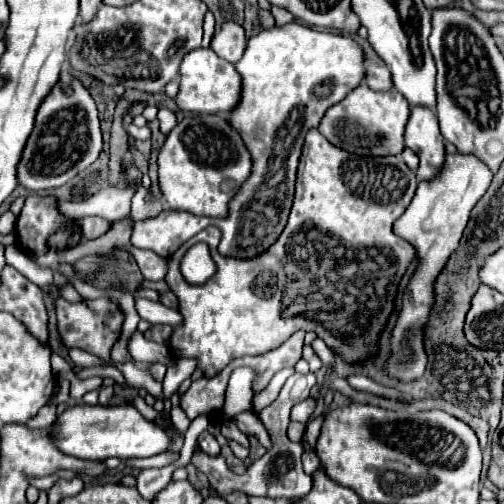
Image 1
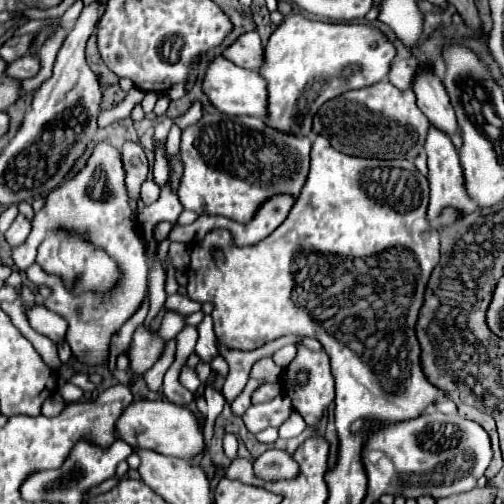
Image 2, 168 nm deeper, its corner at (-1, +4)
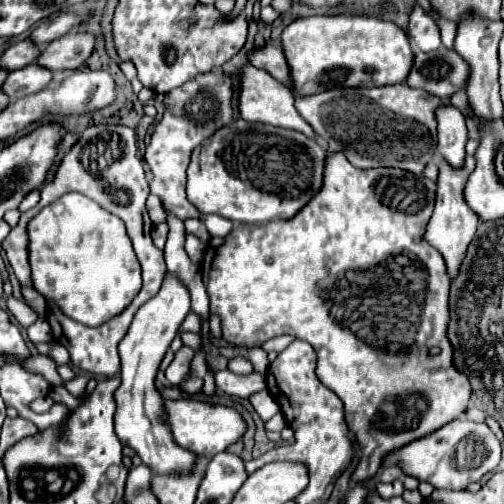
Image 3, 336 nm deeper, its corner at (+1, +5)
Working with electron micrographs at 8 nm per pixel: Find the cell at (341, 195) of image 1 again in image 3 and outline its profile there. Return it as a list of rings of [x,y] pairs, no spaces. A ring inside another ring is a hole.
[[[329,153],[327,163],[325,163],[323,187],[311,199],[311,203],[307,203],[289,221],[271,221],[265,225],[235,225],[233,231],[217,247],[215,257],[209,265],[209,271],[203,271],[203,283],[207,287],[207,295],[211,301],[211,315],[221,317],[223,339],[227,343],[255,347],[277,335],[293,335],[293,337],[299,337],[311,343],[311,347],[317,351],[317,367],[315,367],[317,377],[325,387],[335,391],[339,399],[345,403],[347,423],[357,437],[359,465],[353,473],[353,483],[359,483],[359,481],[365,481],[377,475],[377,471],[383,465],[383,455],[389,455],[391,451],[397,451],[399,447],[405,447],[407,443],[421,439],[423,435],[429,435],[431,431],[437,431],[445,423],[451,423],[451,419],[457,419],[459,415],[463,415],[471,403],[471,383],[467,379],[467,373],[457,371],[453,363],[453,347],[451,347],[451,341],[447,339],[449,277],[445,271],[445,261],[439,255],[439,251],[433,249],[423,239],[425,225],[433,213],[433,201],[435,201],[435,183],[427,177],[419,177],[403,169],[361,171],[361,169],[355,169],[347,161],[347,157],[343,157],[341,153]],[[429,347],[439,347],[441,353],[437,357],[429,357],[427,355]]]

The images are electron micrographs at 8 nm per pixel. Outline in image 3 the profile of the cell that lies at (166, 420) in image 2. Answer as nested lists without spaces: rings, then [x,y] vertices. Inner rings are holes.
[[[177,399],[177,401],[165,401],[165,411],[175,441],[181,447],[189,449],[191,453],[205,455],[209,459],[225,451],[229,445],[237,443],[247,431],[247,423],[241,417],[241,413],[229,405],[215,405],[201,399]]]

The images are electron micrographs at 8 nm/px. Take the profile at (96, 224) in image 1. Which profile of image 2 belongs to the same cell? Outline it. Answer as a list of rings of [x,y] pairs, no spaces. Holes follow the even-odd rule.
[[[111,142],[95,144],[93,156],[89,158],[87,166],[75,178],[67,180],[47,196],[45,208],[37,212],[31,222],[33,228],[29,238],[25,240],[23,246],[13,248],[13,260],[17,268],[26,270],[27,278],[39,286],[43,298],[47,298],[51,290],[51,296],[45,300],[45,306],[69,322],[69,330],[65,338],[73,354],[83,364],[105,362],[111,336],[139,308],[139,304],[147,294],[149,270],[147,270],[145,246],[137,232],[137,218],[131,212],[127,200],[129,198],[125,190],[125,172],[123,172],[119,150]],[[89,184],[91,184],[91,194],[89,194]],[[53,228],[79,234],[95,248],[109,252],[109,256],[117,260],[117,268],[121,268],[121,280],[117,280],[117,288],[113,288],[109,296],[97,296],[97,292],[81,292],[81,296],[77,296],[75,292],[69,292],[69,288],[65,288],[65,284],[61,284],[57,276],[47,274],[38,264],[33,264],[37,256],[37,246],[41,244],[43,236],[47,236],[47,232]]]

